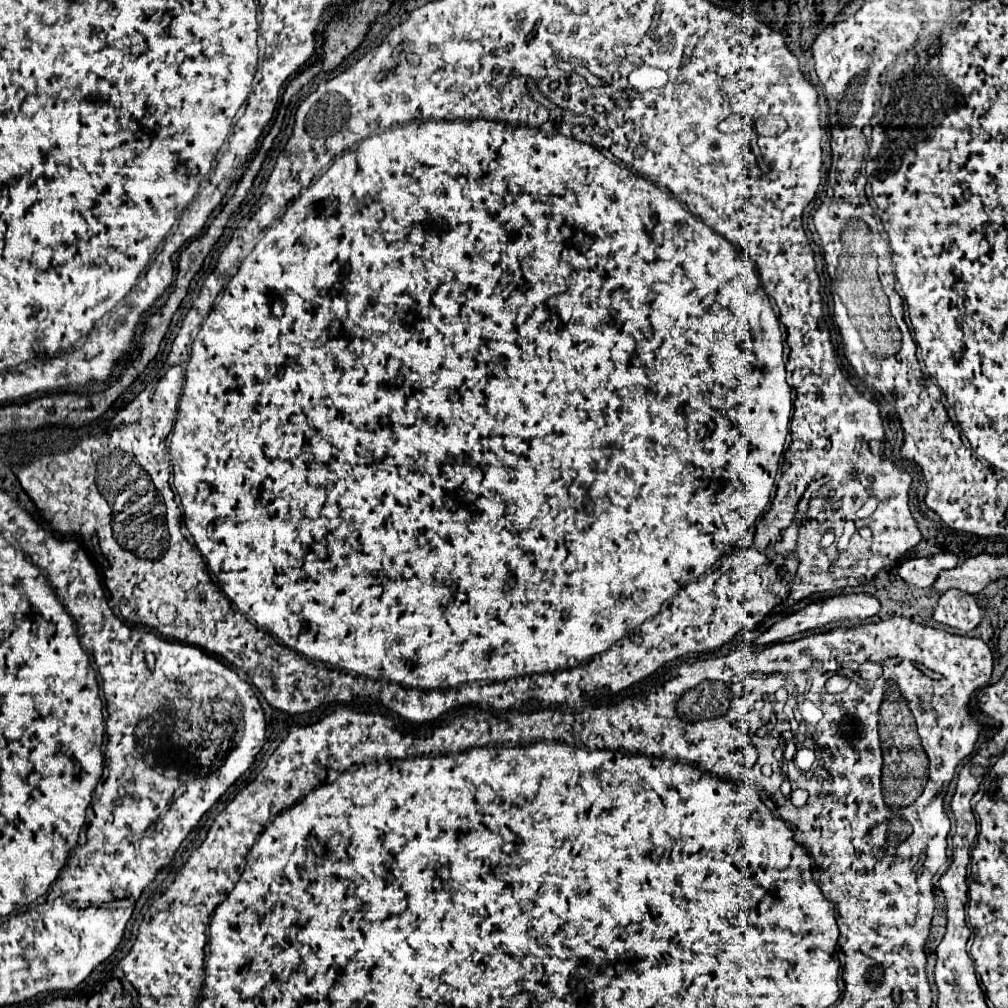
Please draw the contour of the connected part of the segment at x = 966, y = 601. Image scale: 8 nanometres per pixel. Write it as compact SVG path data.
M948 590L942 594L932 618L938 624L970 632L974 630L984 616L984 608L976 604L976 598L972 594L966 594L962 590Z

